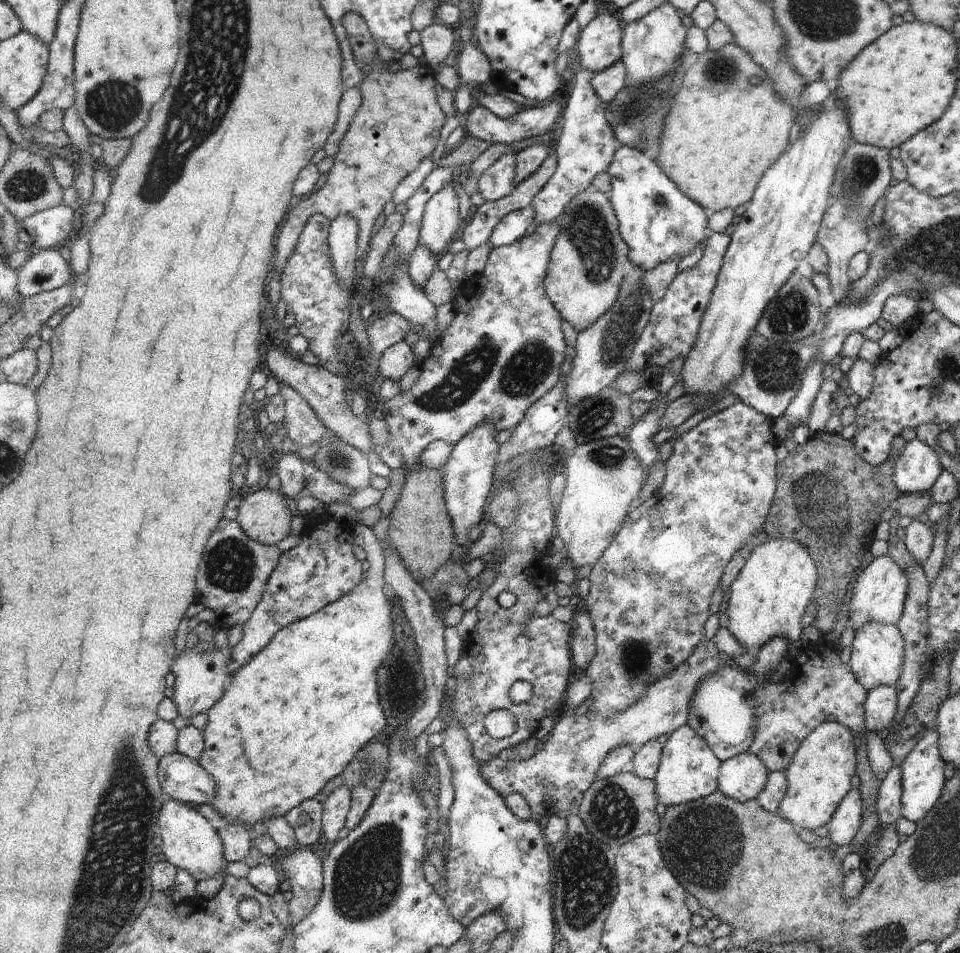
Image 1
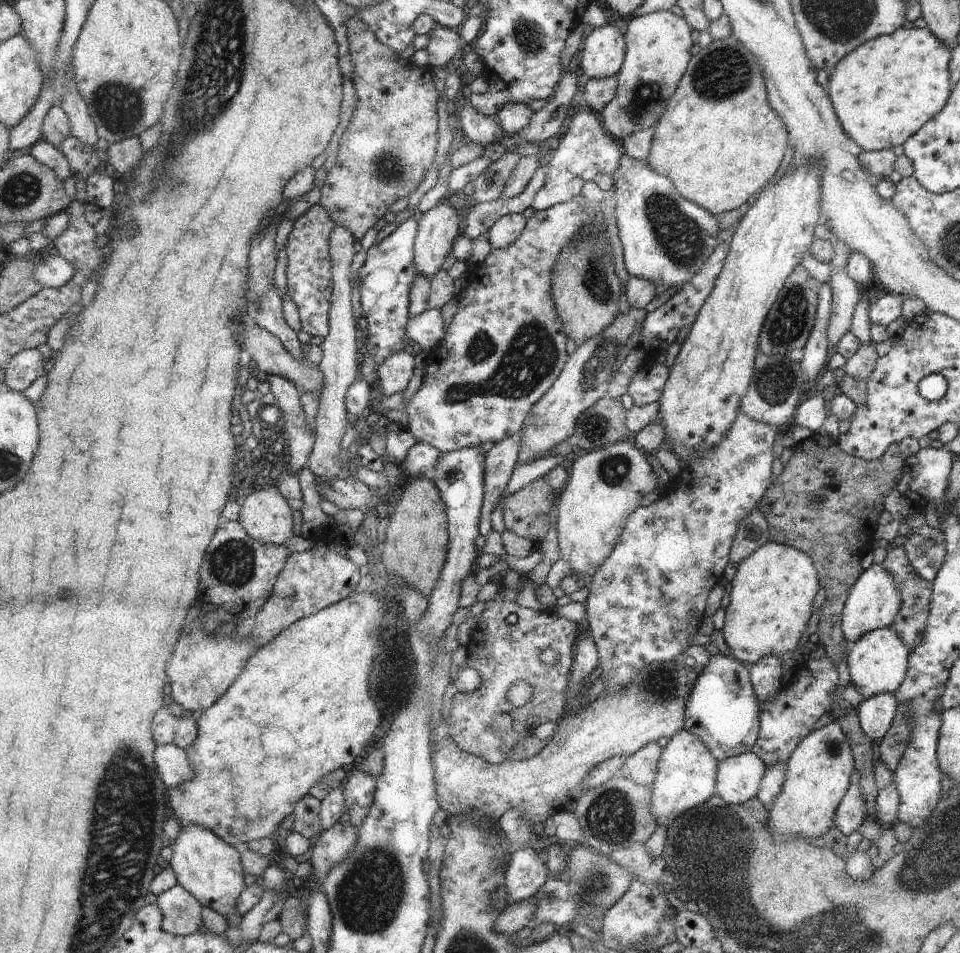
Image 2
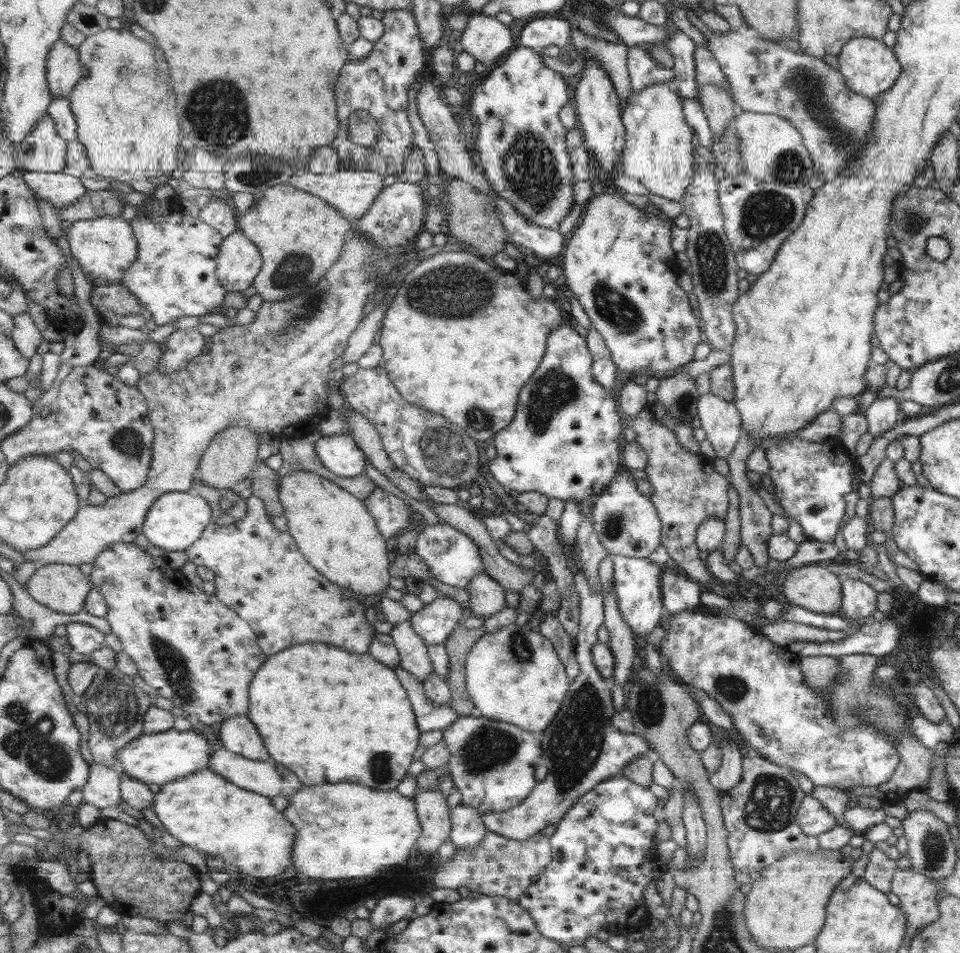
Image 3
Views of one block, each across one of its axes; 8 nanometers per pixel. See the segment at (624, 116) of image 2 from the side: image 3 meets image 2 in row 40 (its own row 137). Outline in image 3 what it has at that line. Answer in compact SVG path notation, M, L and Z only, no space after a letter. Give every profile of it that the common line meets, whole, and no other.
M665 82L652 84L645 90L631 95L627 104L624 105L623 123L626 127L626 146L622 152L624 173L631 178L640 180L652 194L682 203L686 196L686 190L694 181L697 158L693 151L695 136L685 121L681 95L675 90L674 85Z

